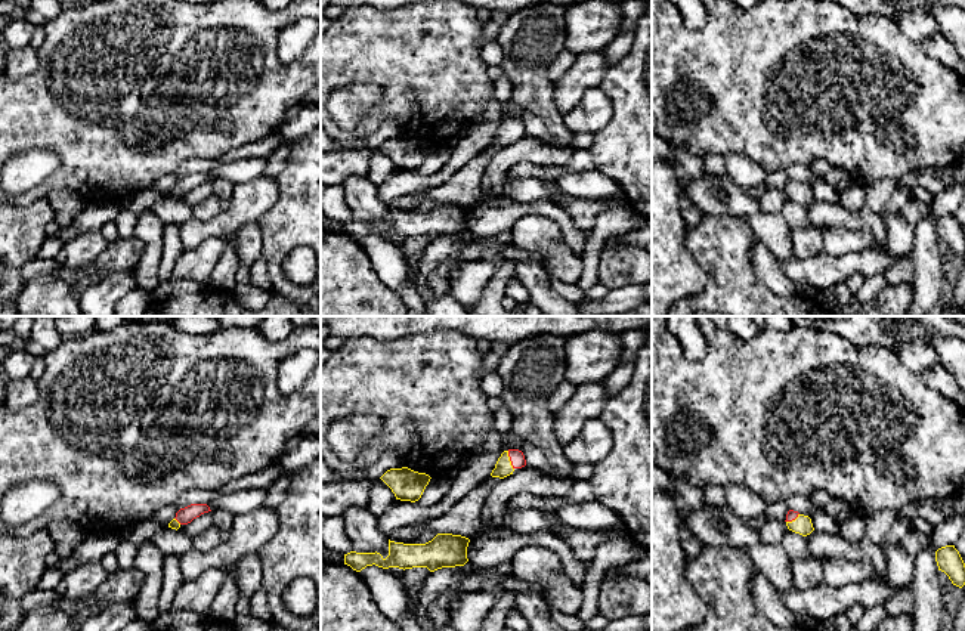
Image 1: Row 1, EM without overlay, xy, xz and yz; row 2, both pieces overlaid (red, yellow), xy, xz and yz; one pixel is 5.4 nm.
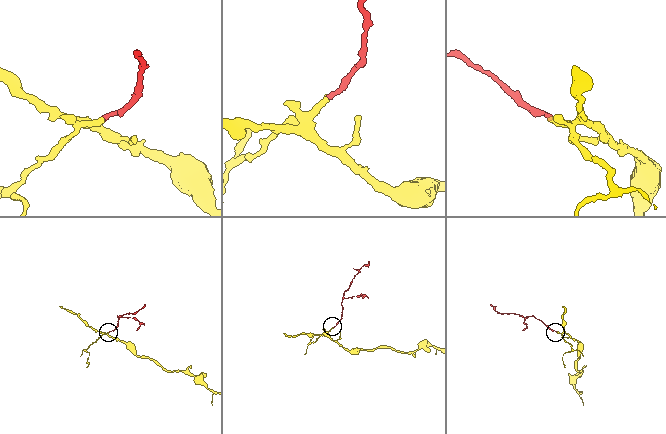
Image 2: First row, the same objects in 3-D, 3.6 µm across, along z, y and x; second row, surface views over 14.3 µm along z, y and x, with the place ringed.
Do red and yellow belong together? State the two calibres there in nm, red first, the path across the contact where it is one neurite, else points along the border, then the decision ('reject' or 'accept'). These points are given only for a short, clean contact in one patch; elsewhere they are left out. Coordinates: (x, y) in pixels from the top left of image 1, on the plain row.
calibres 80 and 90 nm; way xz (517, 129), (510, 129), (503, 136); accept

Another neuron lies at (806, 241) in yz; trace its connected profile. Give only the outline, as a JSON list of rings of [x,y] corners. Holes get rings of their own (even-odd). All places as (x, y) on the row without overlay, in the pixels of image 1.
[[[814,226],[791,228],[792,254],[808,259],[823,251],[822,231]]]

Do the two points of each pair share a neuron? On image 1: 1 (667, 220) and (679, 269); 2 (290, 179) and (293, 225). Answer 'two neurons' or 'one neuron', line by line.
1: one neuron
2: one neuron

